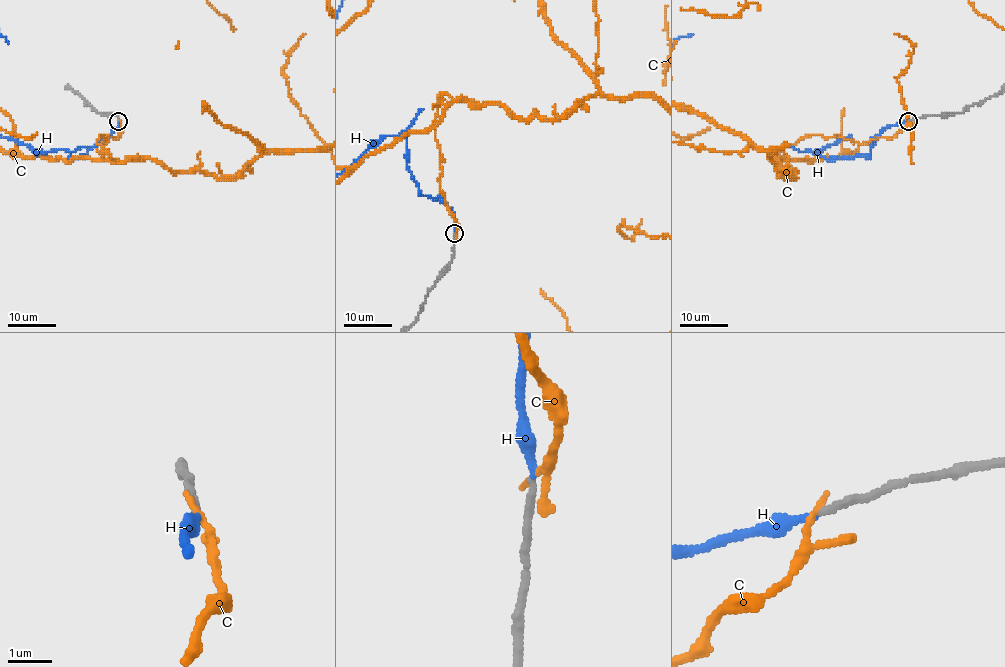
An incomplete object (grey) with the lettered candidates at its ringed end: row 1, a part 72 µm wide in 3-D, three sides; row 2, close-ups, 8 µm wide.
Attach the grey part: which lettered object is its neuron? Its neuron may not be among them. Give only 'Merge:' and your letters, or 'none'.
Merge: H

